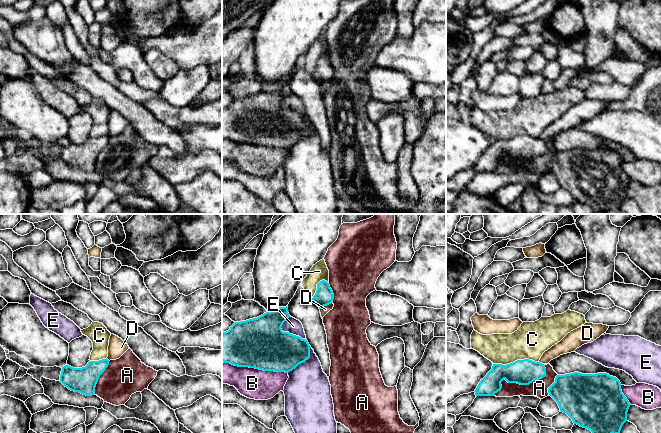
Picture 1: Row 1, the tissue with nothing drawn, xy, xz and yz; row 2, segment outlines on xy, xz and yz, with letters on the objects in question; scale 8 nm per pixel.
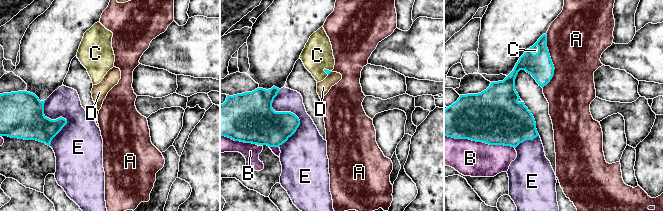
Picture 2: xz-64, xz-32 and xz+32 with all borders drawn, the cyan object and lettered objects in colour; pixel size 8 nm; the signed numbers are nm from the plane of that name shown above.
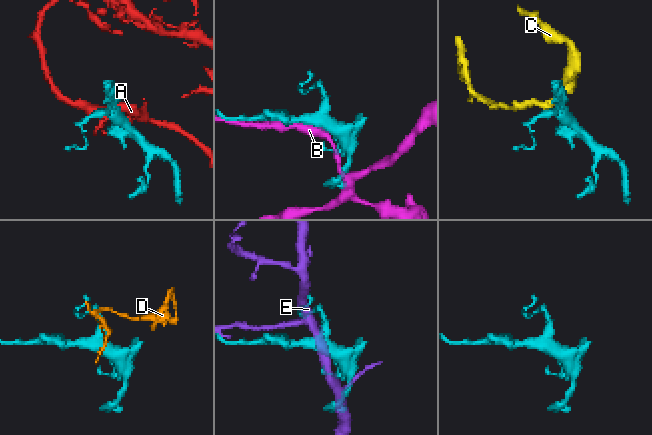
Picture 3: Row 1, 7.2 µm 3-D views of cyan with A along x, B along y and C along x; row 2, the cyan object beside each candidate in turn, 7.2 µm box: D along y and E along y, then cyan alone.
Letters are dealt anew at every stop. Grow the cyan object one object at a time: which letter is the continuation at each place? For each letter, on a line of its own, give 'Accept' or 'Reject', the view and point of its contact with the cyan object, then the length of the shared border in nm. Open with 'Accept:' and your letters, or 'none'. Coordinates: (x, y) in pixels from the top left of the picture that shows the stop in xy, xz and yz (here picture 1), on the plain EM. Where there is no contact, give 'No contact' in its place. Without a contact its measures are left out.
Accept: none
A: Reject. Touches cyan at yz (521, 160). Shared border 480 nm
B: Reject. Touches cyan at xz (255, 144). Shared border 550 nm
C: Reject. Touches cyan at yz (515, 137). Shared border 360 nm
D: Reject. Touches cyan at xz (325, 81). Shared border 110 nm
E: Reject. Touches cyan at xz (288, 108). Shared border 240 nm

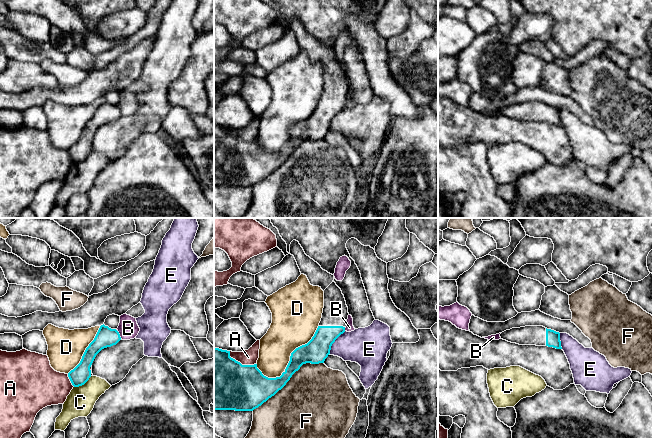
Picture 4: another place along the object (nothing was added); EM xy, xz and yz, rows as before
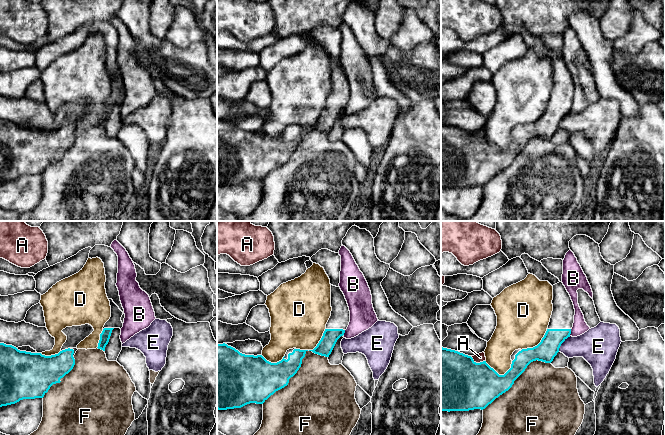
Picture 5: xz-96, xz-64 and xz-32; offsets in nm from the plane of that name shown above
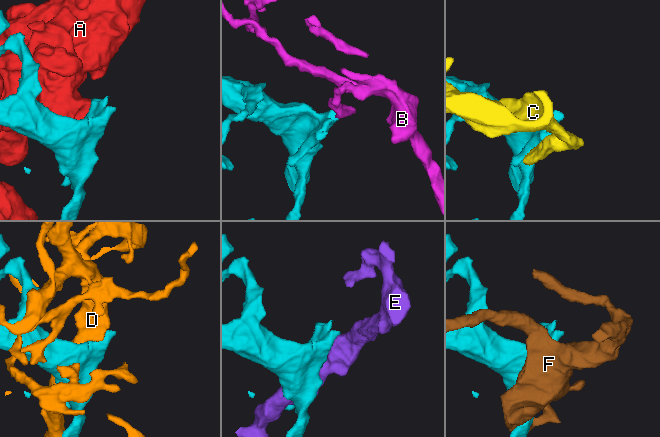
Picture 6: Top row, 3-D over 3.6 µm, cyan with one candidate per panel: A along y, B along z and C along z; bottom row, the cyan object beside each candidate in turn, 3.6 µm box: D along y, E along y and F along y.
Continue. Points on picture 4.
Accept: none
A: Reject. Touches cyan at xz (240, 139). Shared border 240 nm
B: Reject. Touches cyan at xy (119, 111). Shared border 70 nm
C: Reject. Touches cyan at xy (82, 160). Shared border 170 nm
D: Reject. Touches cyan at xz (290, 136). Shared border 600 nm
E: Reject. Touches cyan at xz (334, 117). Shared border 220 nm
F: Reject. Touches cyan at xz (288, 156). Shared border 700 nm

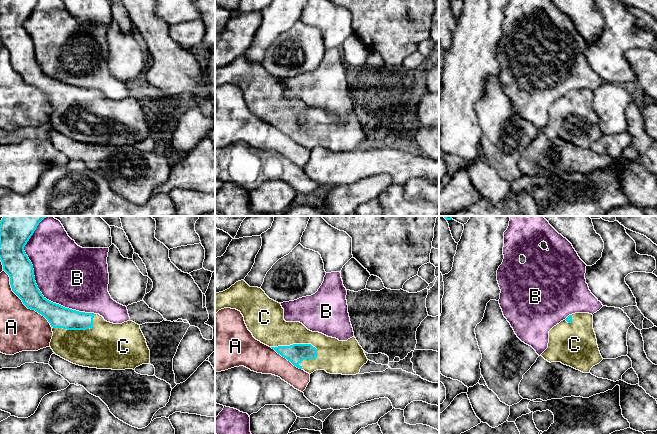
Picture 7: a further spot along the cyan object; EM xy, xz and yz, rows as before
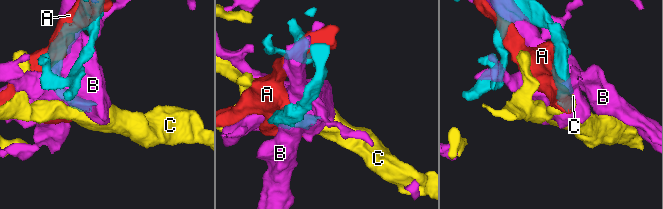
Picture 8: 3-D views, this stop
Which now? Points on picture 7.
Accept: C
A: Reject. Touches cyan at xy (22, 77). Shared border 600 nm
B: Reject. Touches cyan at xy (36, 61). Shared border 850 nm
C: Accept. Touches cyan at xz (298, 120). Shared border 380 nm

